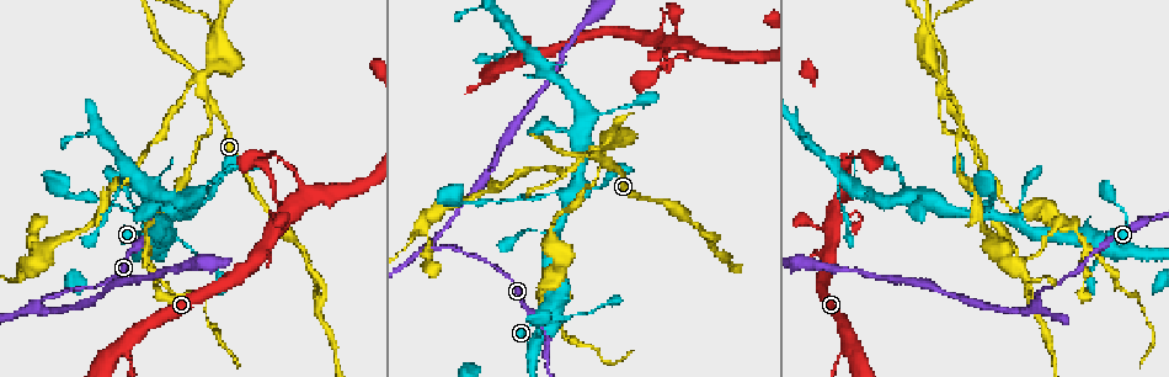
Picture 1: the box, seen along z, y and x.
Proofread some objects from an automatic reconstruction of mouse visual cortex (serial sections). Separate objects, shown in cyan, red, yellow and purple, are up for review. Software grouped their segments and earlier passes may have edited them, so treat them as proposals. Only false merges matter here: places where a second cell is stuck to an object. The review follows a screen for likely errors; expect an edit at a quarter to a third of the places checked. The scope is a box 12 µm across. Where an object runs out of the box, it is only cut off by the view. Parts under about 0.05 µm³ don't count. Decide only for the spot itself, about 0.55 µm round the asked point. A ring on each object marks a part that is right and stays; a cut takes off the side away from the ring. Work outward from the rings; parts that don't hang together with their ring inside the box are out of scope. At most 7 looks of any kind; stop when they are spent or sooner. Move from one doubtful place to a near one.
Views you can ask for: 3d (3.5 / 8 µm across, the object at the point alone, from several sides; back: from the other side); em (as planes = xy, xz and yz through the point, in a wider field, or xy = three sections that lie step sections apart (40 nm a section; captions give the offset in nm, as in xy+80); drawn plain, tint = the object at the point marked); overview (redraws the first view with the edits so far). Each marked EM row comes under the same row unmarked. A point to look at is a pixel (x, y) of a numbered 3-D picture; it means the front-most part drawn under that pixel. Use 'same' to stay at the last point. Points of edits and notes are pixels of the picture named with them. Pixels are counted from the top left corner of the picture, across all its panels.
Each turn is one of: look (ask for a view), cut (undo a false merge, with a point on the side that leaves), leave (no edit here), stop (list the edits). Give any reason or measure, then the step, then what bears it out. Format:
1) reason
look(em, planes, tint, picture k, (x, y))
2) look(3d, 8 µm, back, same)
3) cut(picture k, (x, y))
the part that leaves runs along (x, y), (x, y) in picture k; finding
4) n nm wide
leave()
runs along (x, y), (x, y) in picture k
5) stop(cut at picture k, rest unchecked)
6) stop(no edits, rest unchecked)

looks like a crossing
look(3d, 8 µm, picture 1, (552, 314))

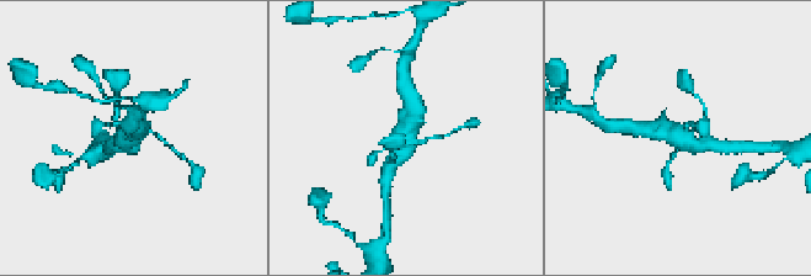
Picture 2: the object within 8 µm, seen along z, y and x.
4 arms; arms of 150, 150, 450, 500 nm
look(em, xy, step 3, tint, picture 2, (683, 131))

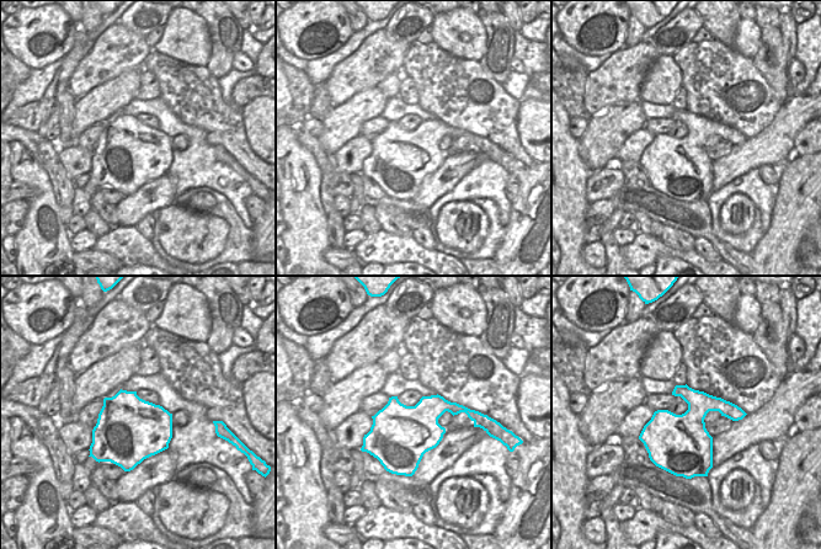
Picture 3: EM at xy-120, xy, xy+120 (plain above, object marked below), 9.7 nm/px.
leave()
runs along (384, 149), (409, 142), (412, 105) in picture 2; continuous, no second cell

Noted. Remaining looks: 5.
three arms meet
look(3d, 8 µm, picture 1, (434, 247))

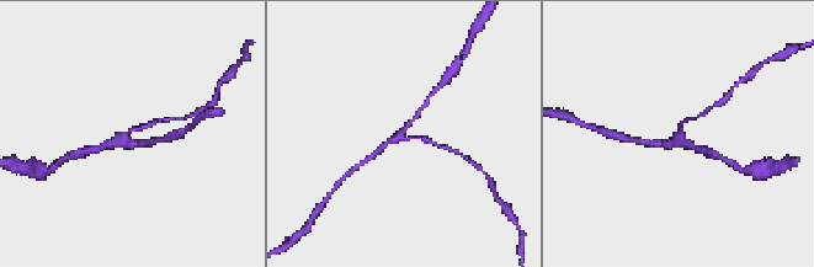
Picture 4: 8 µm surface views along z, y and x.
look(3d, 3.5 µm, picture 4, (681, 136))

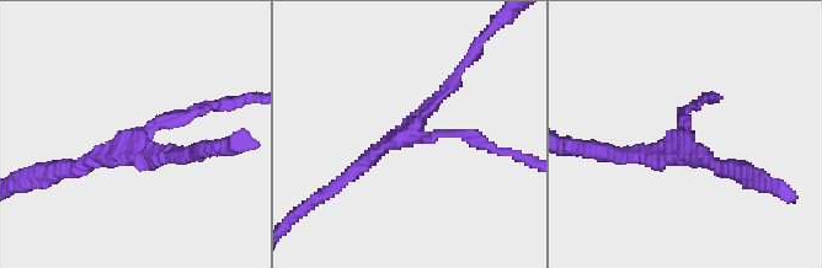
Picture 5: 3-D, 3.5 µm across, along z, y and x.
3 arms; arms of 150, 200, 200 nm; need the tissue
look(em, xy, step 2, tint, picture 5, (415, 131))

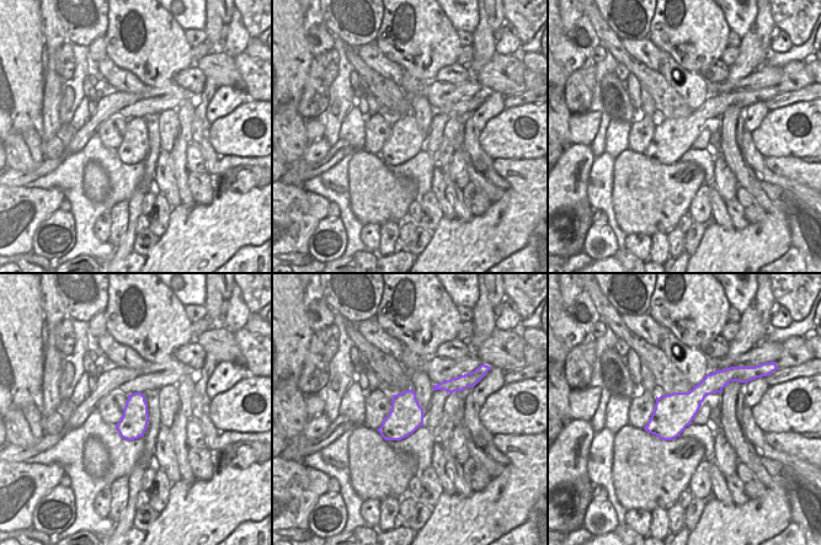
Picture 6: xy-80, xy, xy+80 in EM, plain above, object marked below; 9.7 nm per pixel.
leave()
runs along (690, 105), (671, 154), (620, 154) in picture 5; all the same cell

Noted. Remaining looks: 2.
stop(no edits, rest unchecked)

